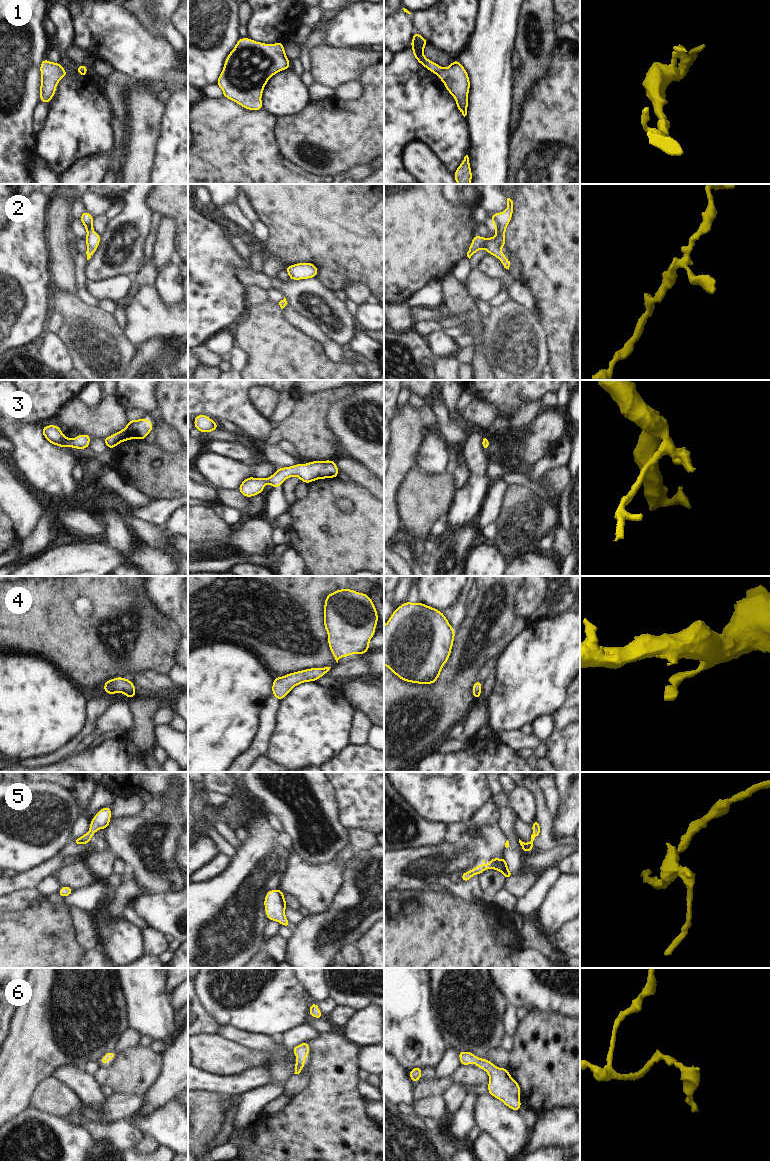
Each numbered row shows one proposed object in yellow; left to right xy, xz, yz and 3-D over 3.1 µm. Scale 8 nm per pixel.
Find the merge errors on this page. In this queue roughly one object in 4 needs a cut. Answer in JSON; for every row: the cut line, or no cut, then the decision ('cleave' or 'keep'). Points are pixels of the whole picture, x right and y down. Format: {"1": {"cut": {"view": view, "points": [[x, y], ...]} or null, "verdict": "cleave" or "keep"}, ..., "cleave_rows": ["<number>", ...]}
{"1": {"cut": null, "verdict": "keep"}, "2": {"cut": null, "verdict": "keep"}, "3": {"cut": null, "verdict": "keep"}, "4": {"cut": null, "verdict": "keep"}, "5": {"cut": null, "verdict": "keep"}, "6": {"cut": null, "verdict": "keep"}, "cleave_rows": []}

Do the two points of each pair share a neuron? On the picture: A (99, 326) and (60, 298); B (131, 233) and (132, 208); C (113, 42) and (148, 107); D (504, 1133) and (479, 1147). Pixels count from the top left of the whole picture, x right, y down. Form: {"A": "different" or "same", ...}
{"A": "same", "B": "same", "C": "different", "D": "different"}

